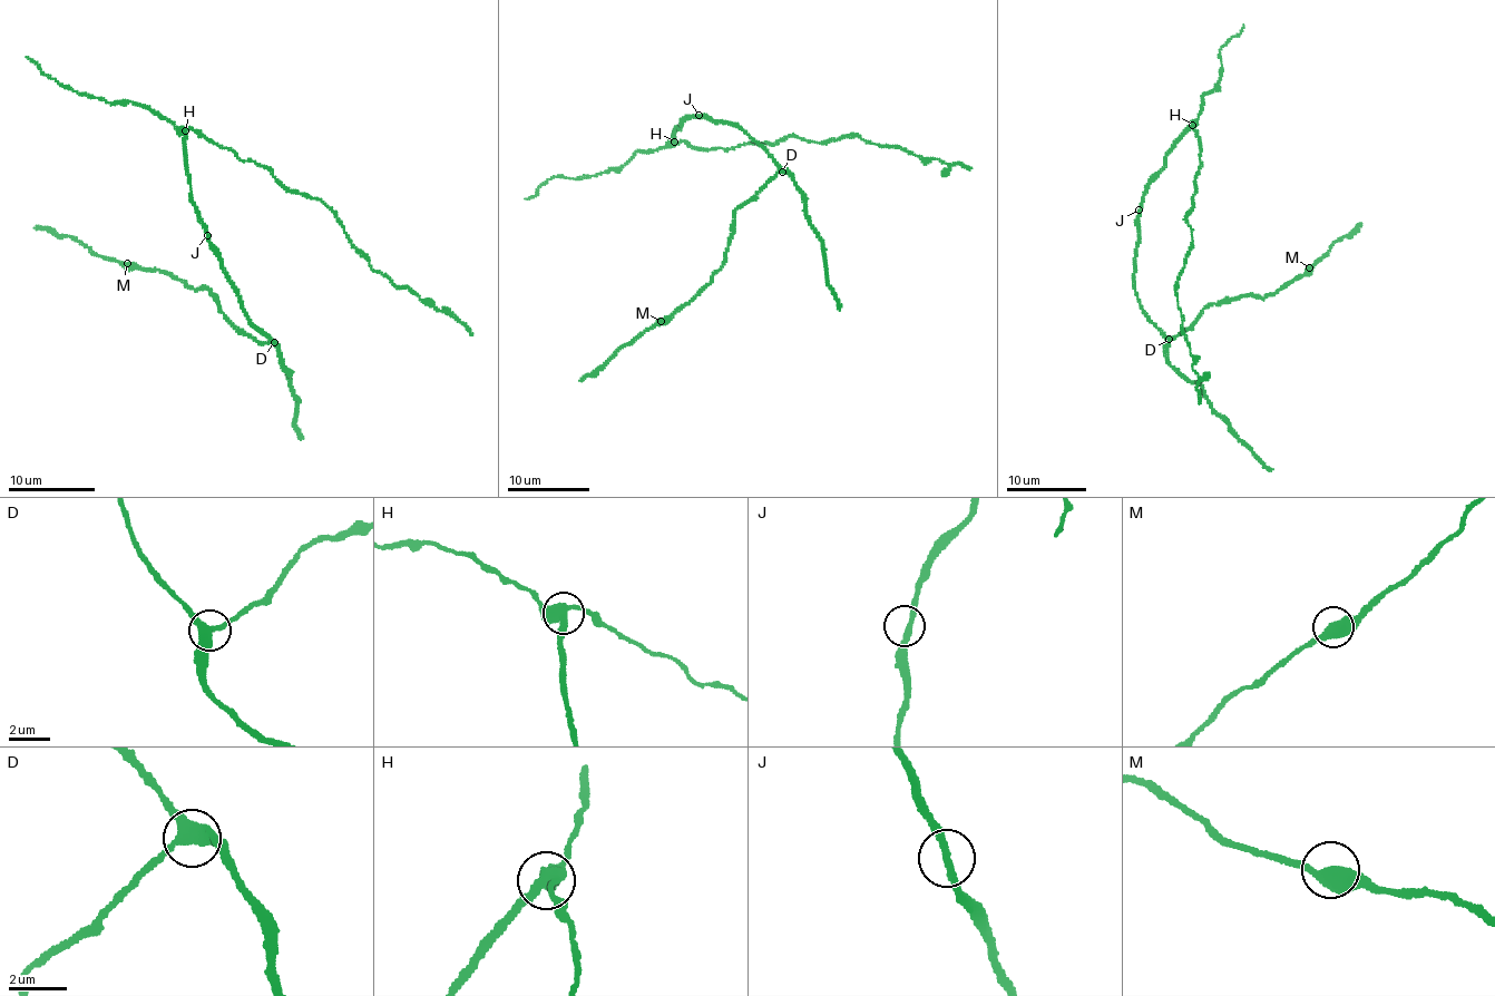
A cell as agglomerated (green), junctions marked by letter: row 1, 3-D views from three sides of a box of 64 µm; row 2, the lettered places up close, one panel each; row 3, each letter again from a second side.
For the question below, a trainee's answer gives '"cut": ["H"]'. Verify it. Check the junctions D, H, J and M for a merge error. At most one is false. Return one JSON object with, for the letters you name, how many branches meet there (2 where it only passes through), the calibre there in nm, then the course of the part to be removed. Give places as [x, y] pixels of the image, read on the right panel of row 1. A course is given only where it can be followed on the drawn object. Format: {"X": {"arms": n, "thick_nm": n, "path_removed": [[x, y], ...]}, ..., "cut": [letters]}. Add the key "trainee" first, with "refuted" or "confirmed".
{"trainee": "confirmed", "H": {"arms": 3, "thick_nm": 400, "path_removed": [[1192, 125], [1198, 135], [1200, 166], [1186, 216], [1192, 242], [1178, 280], [1178, 301], [1198, 377], [1199, 404]]}, "cut": ["H"]}

